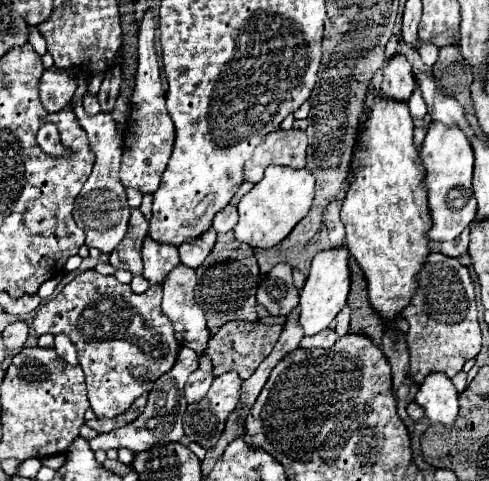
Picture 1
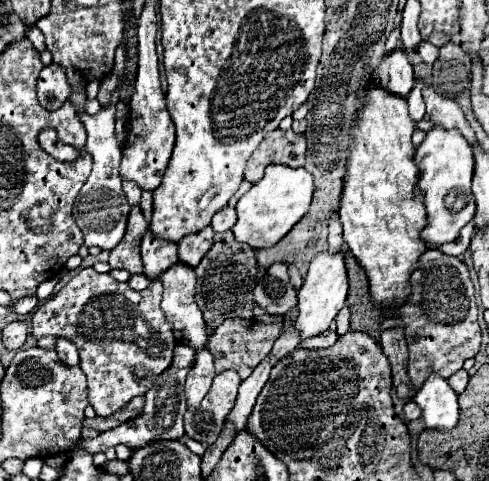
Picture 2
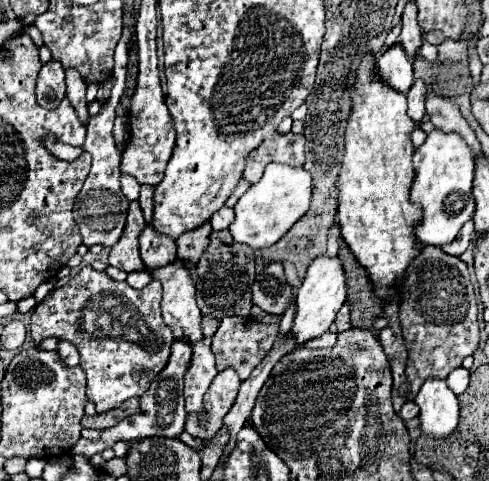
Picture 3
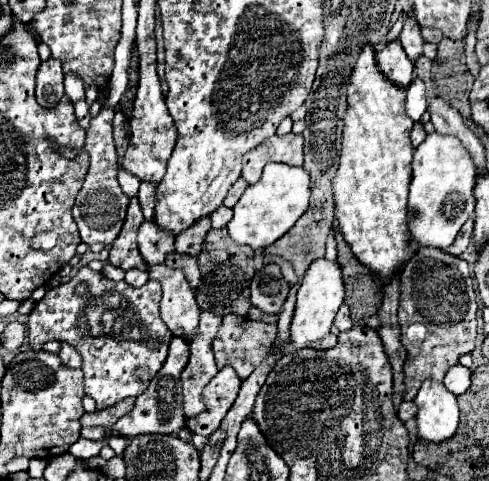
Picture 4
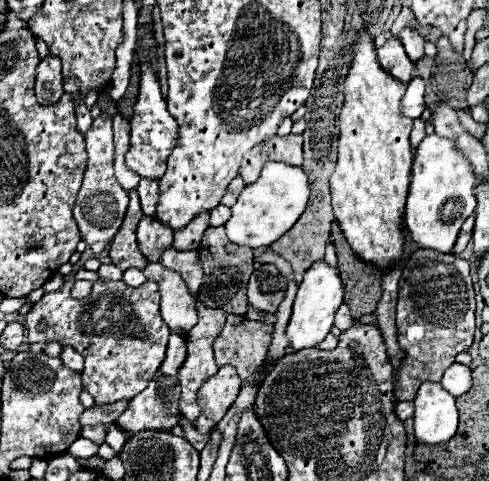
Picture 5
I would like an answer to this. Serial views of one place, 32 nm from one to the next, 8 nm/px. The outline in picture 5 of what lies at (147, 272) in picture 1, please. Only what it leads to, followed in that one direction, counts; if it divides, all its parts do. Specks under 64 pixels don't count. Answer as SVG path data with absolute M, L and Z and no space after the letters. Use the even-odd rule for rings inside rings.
M142 214L138 224L138 244L150 262L158 262L160 254L172 246L172 234L174 232L168 228L168 224L160 224L156 216Z

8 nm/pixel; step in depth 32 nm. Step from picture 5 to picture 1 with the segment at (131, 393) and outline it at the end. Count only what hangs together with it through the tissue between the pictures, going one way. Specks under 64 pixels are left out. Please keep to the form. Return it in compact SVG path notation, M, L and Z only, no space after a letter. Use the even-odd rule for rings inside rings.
M84 270L58 296L40 304L32 322L36 336L64 334L76 344L80 366L86 374L88 400L98 418L114 418L130 408L138 396L150 392L154 382L174 366L180 344L160 302L162 284L152 284L148 292L136 294L114 276Z

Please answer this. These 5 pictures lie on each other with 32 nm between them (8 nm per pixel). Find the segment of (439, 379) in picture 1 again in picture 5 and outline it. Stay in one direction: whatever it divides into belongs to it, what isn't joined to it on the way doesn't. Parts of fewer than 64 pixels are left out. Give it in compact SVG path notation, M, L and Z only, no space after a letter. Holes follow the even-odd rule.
M424 382L414 398L414 436L420 444L444 444L456 434L458 410L454 396L434 382Z

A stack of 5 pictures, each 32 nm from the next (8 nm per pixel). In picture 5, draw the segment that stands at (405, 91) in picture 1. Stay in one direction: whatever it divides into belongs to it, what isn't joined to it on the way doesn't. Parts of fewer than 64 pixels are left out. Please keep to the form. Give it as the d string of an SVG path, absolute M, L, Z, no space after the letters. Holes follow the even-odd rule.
M388 36L386 42L378 48L378 62L400 82L408 82L412 78L414 64L408 60L398 36Z

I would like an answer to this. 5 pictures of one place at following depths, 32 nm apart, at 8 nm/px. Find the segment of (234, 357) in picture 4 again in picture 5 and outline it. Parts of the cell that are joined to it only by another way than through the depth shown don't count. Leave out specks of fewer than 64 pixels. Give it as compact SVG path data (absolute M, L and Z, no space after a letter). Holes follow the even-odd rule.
M228 314L228 320L214 342L216 364L230 364L238 370L242 380L248 380L264 362L270 334L272 324Z

